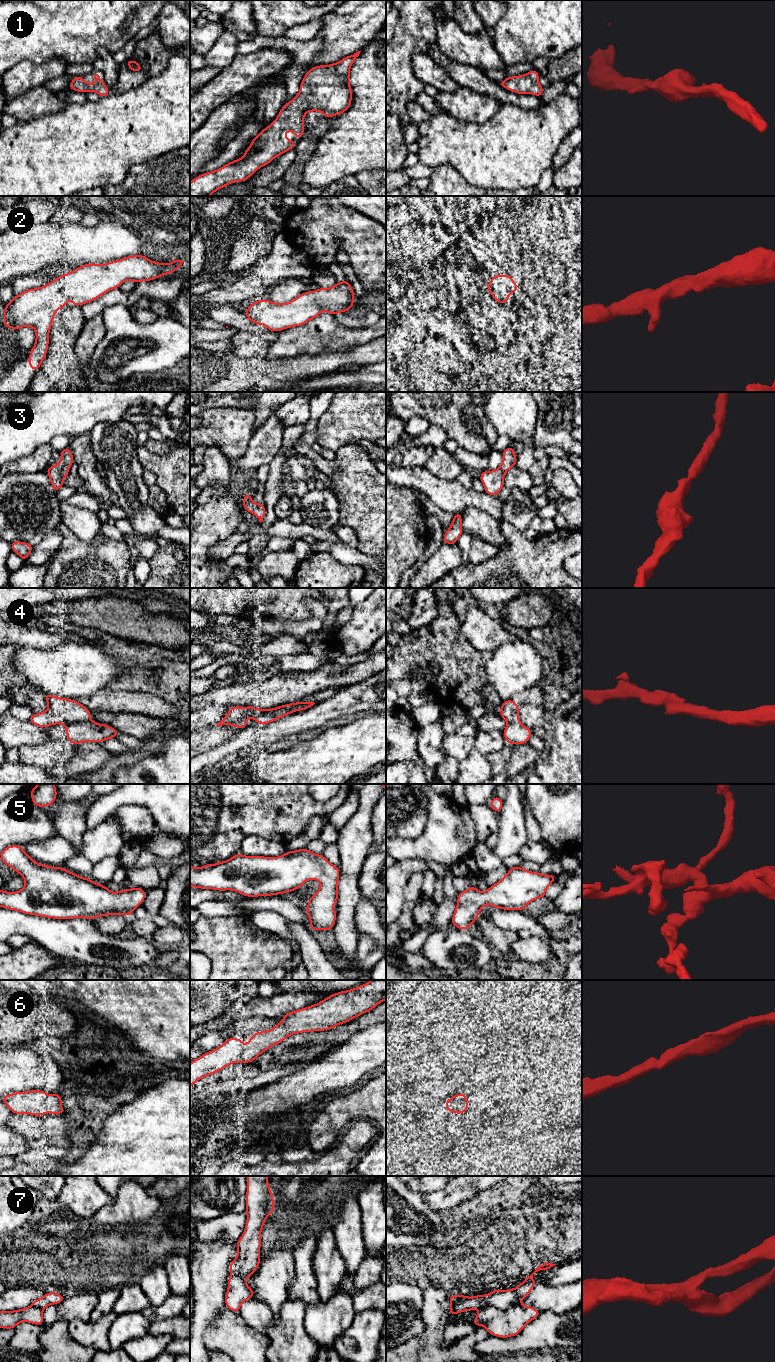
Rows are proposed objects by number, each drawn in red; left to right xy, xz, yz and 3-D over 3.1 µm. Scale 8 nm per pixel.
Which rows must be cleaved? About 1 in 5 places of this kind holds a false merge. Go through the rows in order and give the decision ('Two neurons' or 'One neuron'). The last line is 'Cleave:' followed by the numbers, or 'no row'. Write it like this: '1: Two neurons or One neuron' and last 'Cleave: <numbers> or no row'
1: One neuron
2: One neuron
3: One neuron
4: Two neurons
5: One neuron
6: One neuron
7: One neuron
Cleave: 4

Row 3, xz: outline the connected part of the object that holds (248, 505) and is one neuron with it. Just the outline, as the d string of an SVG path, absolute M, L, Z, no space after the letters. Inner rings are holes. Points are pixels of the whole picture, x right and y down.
M250 492L243 495L243 509L249 513L253 513L260 521L266 516L266 510L264 504L261 503L254 503L251 501L252 495Z

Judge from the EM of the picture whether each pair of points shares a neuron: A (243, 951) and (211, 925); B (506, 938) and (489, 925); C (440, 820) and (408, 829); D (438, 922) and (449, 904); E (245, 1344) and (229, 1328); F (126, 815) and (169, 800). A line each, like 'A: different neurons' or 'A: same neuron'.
A: same neuron
B: same neuron
C: different neurons
D: same neuron
E: same neuron
F: different neurons

